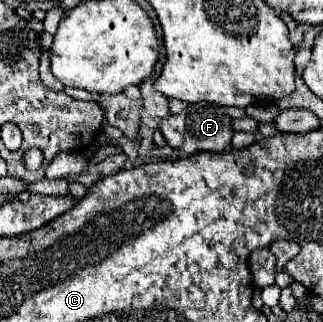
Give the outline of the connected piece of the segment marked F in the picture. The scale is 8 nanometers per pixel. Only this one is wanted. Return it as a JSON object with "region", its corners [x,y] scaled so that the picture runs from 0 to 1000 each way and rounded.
{"region":[[[607,317],[588,323],[557,354],[533,354],[495,379],[495,410],[520,453],[551,460],[570,478],[607,478],[607,472],[693,472],[712,453],[718,435],[718,366],[700,354],[693,329],[644,323],[644,317]]]}

